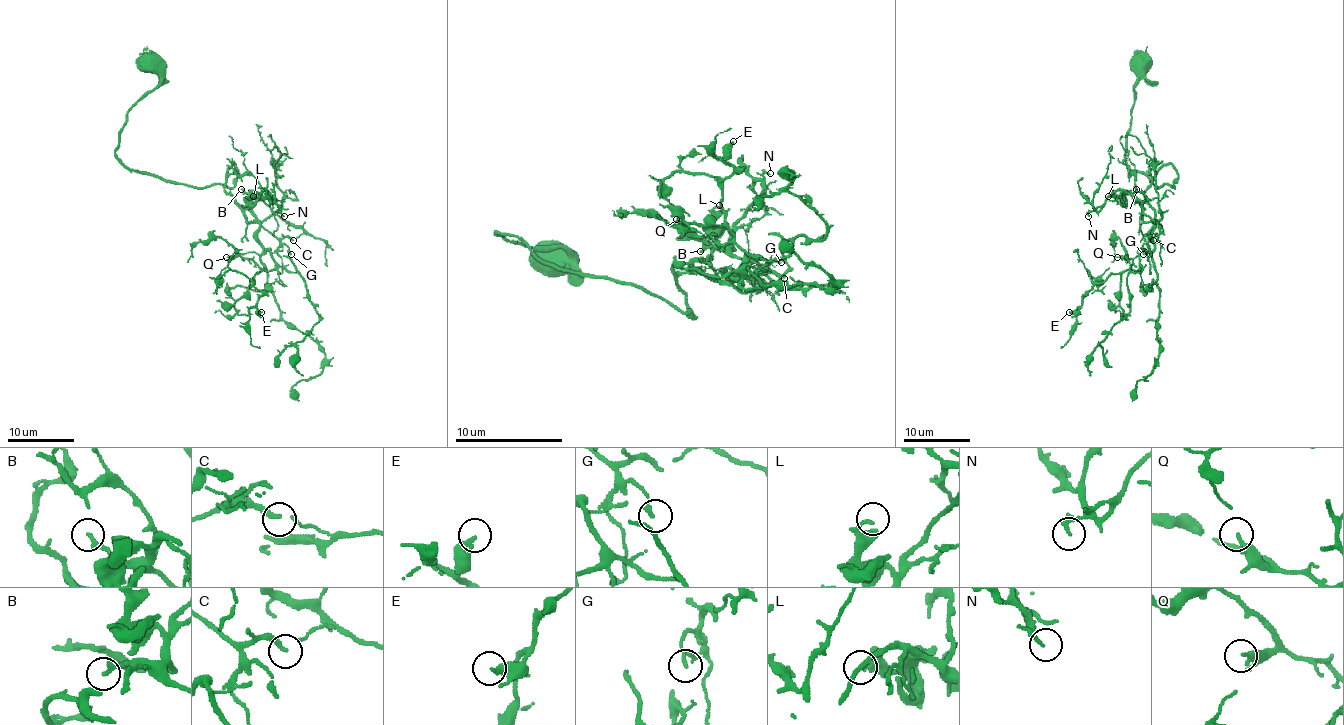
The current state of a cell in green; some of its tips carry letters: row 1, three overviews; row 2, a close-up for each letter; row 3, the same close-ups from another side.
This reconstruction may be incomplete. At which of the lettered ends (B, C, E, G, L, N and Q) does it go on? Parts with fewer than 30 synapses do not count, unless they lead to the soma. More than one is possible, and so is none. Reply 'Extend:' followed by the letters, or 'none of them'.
Extend: none of them

